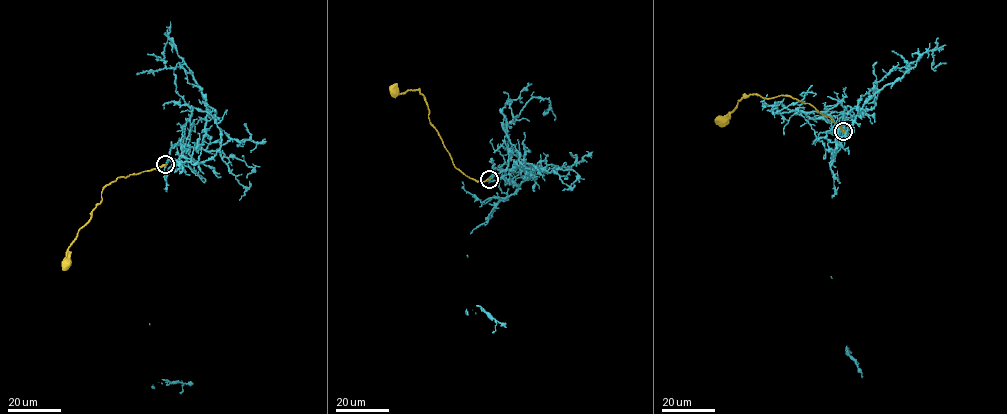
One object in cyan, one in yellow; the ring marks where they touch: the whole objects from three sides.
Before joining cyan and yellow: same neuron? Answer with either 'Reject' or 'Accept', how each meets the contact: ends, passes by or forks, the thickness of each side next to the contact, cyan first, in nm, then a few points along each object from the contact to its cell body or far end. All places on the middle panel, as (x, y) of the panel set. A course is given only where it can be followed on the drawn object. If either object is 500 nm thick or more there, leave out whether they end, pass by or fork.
Reject. At the ring cyan ends. At the ring yellow ends. Thickness 440 nm (cyan) against 320 nm. Course of cyan: (489, 179), (495, 168), (521, 166), (552, 170), (569, 187), (562, 190), (481, 307), (495, 321), (492, 332). Course of yellow: (489, 179), (475, 180), (454, 166), (428, 118), (429, 109), (420, 90), (395, 95), (394, 91)

